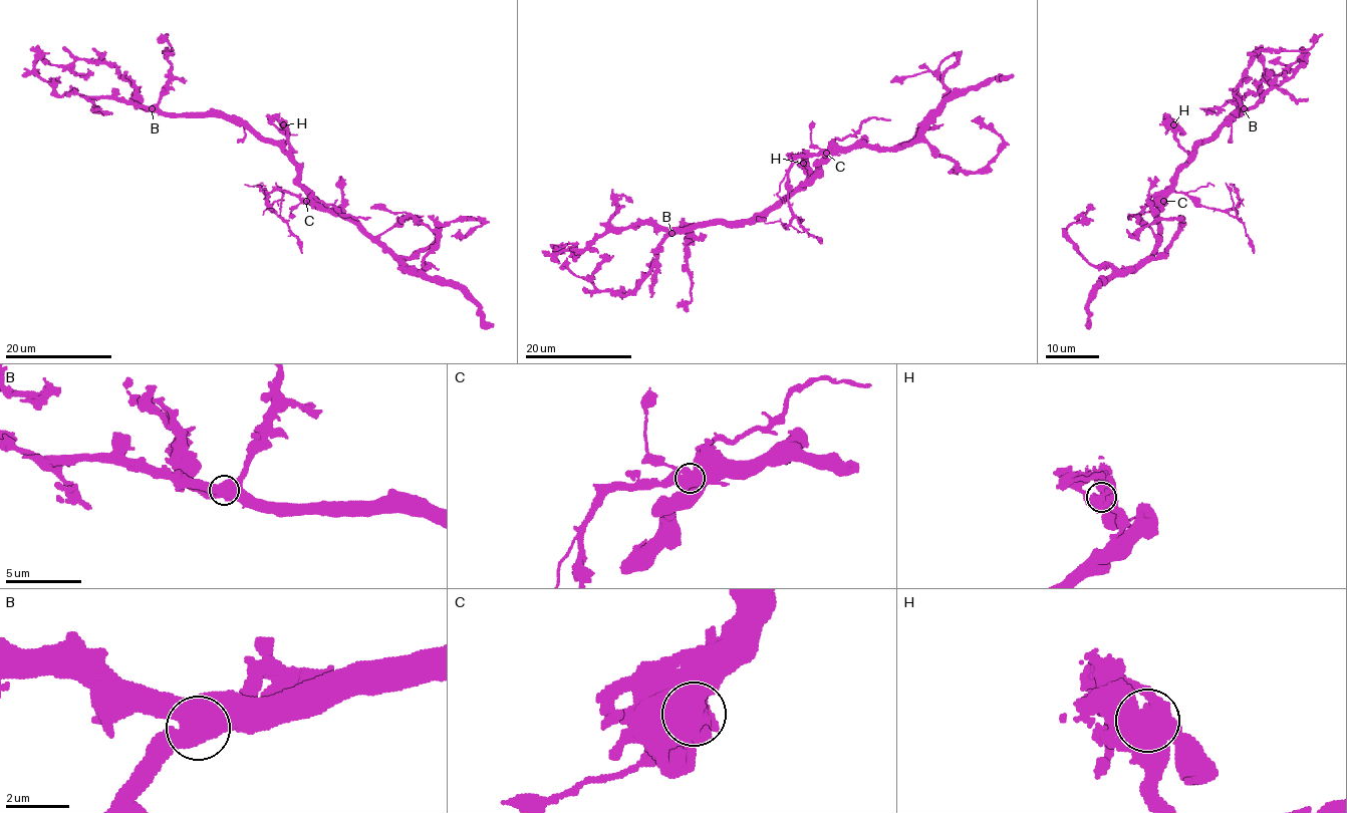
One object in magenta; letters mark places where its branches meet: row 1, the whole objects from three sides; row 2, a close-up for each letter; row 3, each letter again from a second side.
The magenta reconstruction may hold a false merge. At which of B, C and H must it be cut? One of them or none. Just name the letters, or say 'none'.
C

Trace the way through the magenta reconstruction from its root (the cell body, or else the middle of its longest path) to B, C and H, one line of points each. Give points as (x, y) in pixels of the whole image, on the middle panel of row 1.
B: (812, 174), (779, 201), (748, 220), (697, 222), (677, 228), (671, 233)
C: (812, 174), (826, 158), (826, 153)
H: (812, 174), (812, 178), (803, 163)

